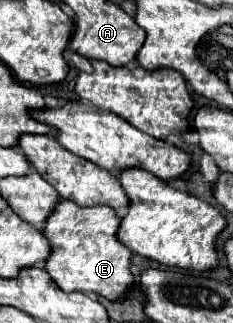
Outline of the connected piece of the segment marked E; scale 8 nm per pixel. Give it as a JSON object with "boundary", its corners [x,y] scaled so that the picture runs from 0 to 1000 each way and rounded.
{"boundary":[[[258,619],[180,712],[223,762],[189,836],[275,904],[343,898],[412,904],[464,929],[524,923],[541,892],[575,879],[575,854],[558,848],[567,780],[506,749],[498,706],[506,663],[472,638],[352,644],[300,619]]]}

